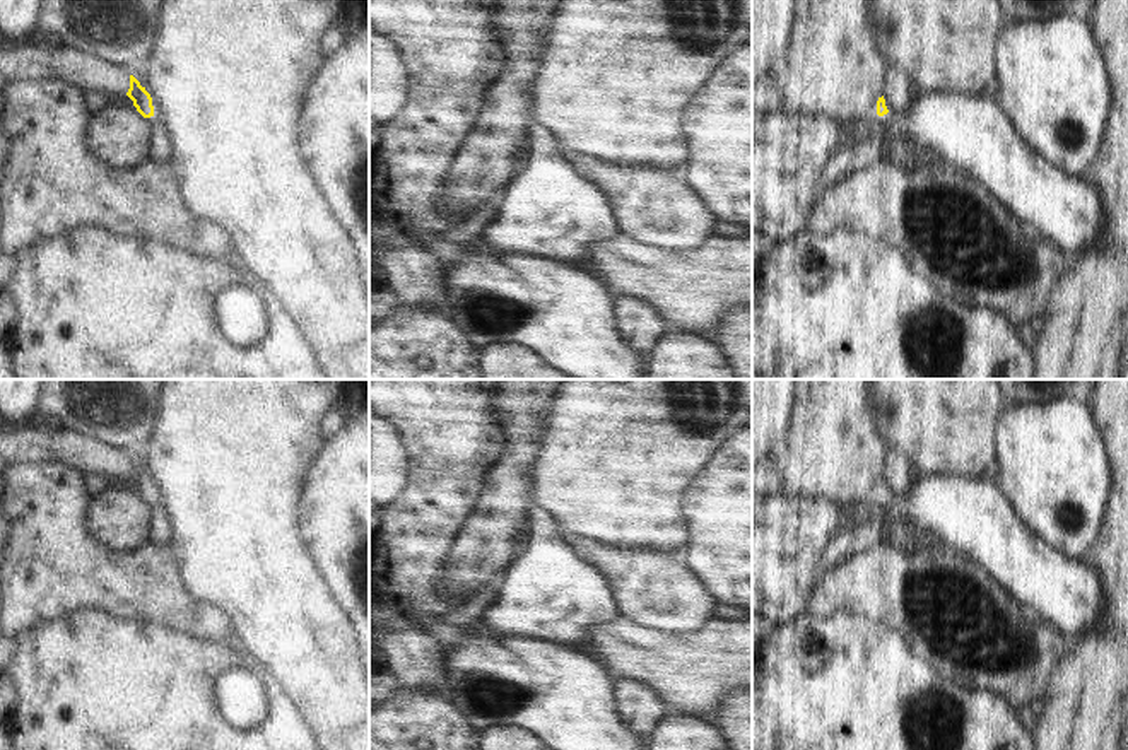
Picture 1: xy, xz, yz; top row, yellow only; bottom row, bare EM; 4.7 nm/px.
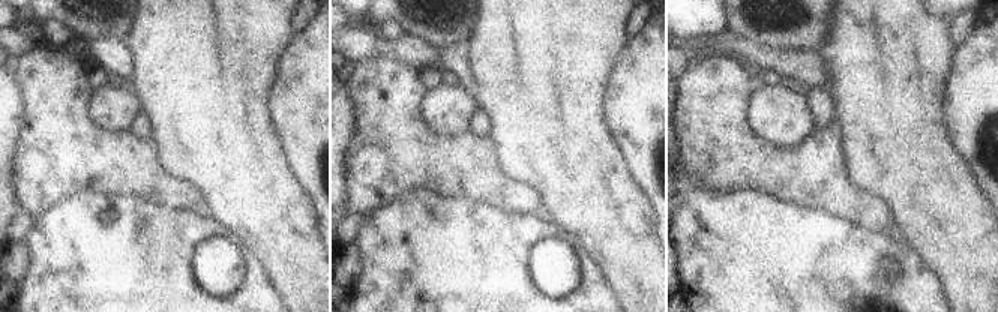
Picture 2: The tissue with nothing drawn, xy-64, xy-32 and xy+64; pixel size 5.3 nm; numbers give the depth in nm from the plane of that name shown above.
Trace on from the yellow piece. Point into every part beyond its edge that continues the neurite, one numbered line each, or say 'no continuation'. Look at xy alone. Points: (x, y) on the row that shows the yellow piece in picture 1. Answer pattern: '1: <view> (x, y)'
no continuation

